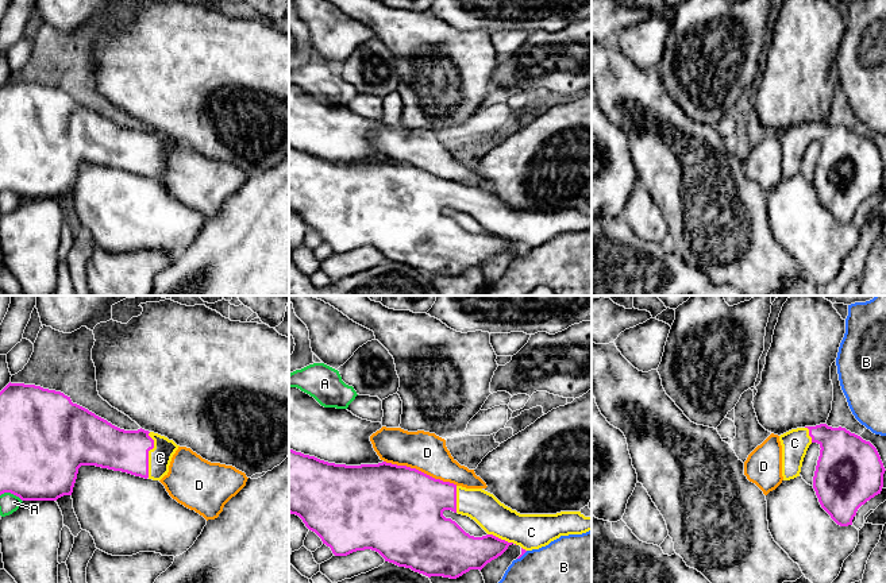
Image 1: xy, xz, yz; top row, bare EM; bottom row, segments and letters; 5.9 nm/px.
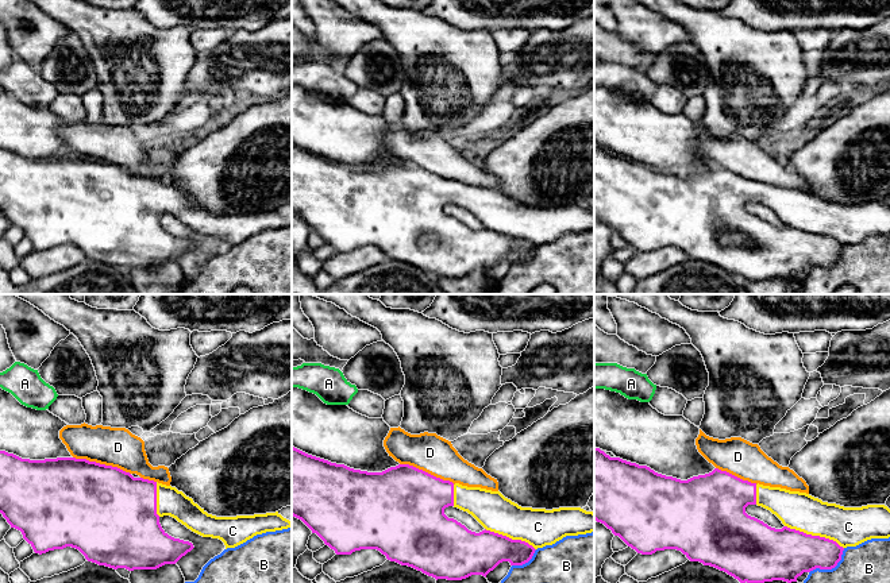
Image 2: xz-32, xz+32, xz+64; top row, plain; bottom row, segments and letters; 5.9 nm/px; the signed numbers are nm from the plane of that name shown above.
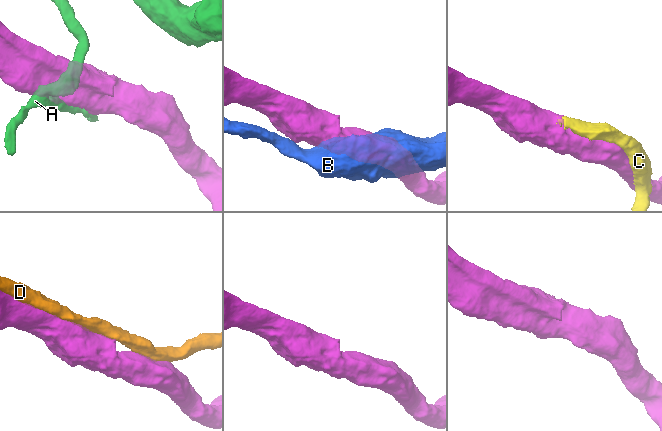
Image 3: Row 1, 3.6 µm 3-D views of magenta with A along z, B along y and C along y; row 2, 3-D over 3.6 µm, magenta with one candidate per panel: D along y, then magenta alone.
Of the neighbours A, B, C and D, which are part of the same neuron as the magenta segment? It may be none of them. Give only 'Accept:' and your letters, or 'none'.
Accept: C

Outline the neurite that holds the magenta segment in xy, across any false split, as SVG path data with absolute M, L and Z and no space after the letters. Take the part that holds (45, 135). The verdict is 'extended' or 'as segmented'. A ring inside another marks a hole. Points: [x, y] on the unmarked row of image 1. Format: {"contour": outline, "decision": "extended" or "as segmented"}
{"contour": "M11 80L0 89L0 193L11 190L22 198L57 198L63 193L72 193L81 163L96 163L161 178L167 173L172 155L178 144L173 138L142 126L120 127L73 101L70 94L61 89Z", "decision": "extended"}

